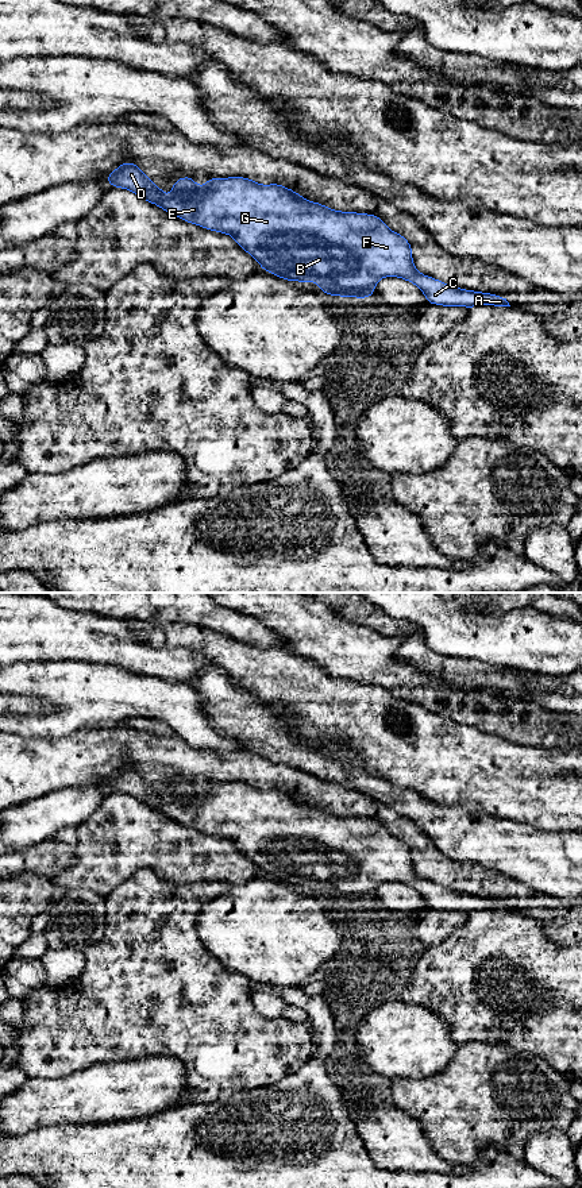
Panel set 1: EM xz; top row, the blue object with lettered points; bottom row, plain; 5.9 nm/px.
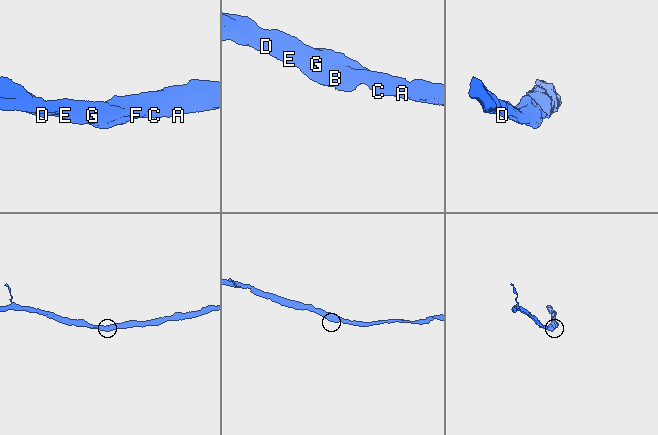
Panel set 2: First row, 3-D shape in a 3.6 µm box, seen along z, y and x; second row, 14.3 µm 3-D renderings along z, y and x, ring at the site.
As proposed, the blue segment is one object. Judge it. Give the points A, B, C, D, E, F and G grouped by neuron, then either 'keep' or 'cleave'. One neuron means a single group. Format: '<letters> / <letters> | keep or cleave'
A B C D E F G | keep

